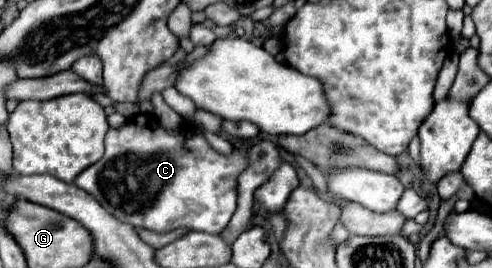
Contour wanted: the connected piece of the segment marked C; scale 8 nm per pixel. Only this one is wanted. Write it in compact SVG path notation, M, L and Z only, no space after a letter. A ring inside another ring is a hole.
M139 113L131 119L135 121L127 121L121 129L109 129L103 159L87 167L75 179L75 185L133 227L159 233L177 227L221 233L235 213L237 175L247 167L247 155L219 155L197 131L167 133L157 125L155 115ZM225 175L229 175L229 183L221 185Z

